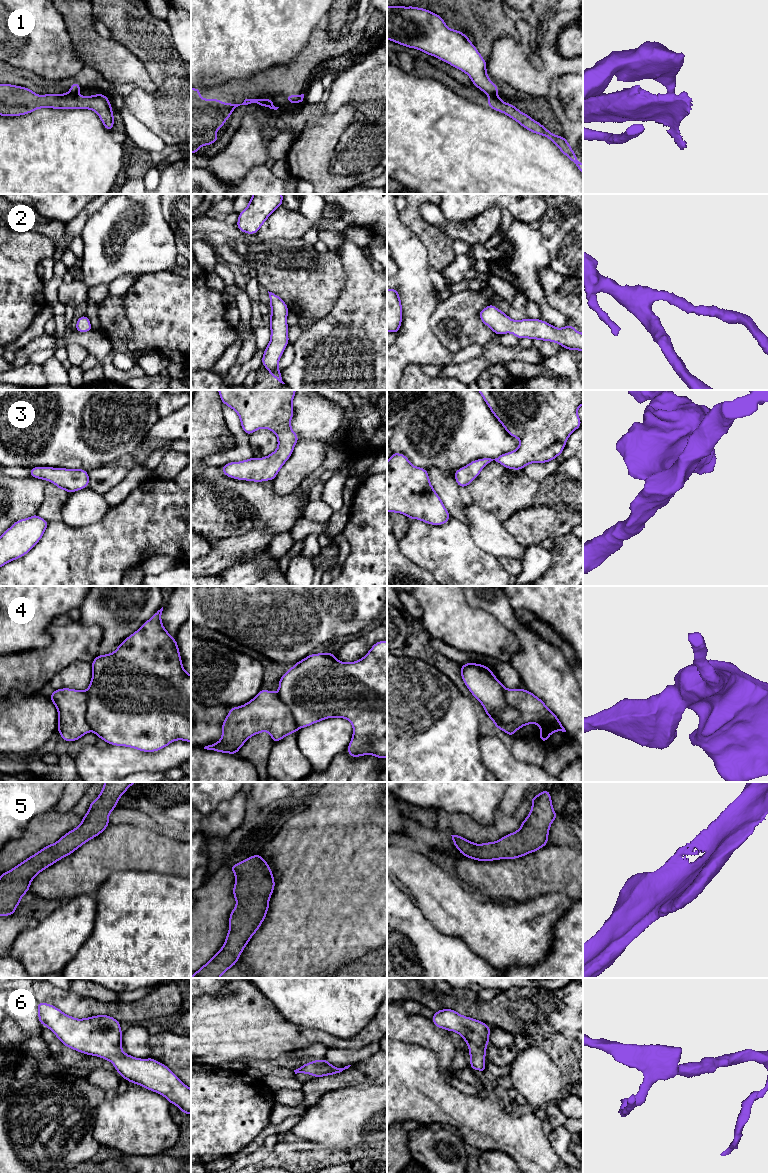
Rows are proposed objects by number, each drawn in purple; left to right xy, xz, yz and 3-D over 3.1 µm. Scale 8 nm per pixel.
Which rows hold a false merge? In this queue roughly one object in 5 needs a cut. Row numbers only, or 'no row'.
1, 4

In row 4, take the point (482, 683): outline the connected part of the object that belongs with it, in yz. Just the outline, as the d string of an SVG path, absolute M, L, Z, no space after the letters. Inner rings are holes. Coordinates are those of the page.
M469 662L460 666L460 672L466 687L482 704L491 720L510 724L519 718L519 712L506 704L507 689L489 667Z

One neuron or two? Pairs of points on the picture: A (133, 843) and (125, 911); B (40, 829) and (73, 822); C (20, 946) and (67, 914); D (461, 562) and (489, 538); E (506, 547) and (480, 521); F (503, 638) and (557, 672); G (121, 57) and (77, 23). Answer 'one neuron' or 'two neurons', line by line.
A: two neurons
B: one neuron
C: one neuron
D: two neurons
E: one neuron
F: two neurons
G: one neuron

